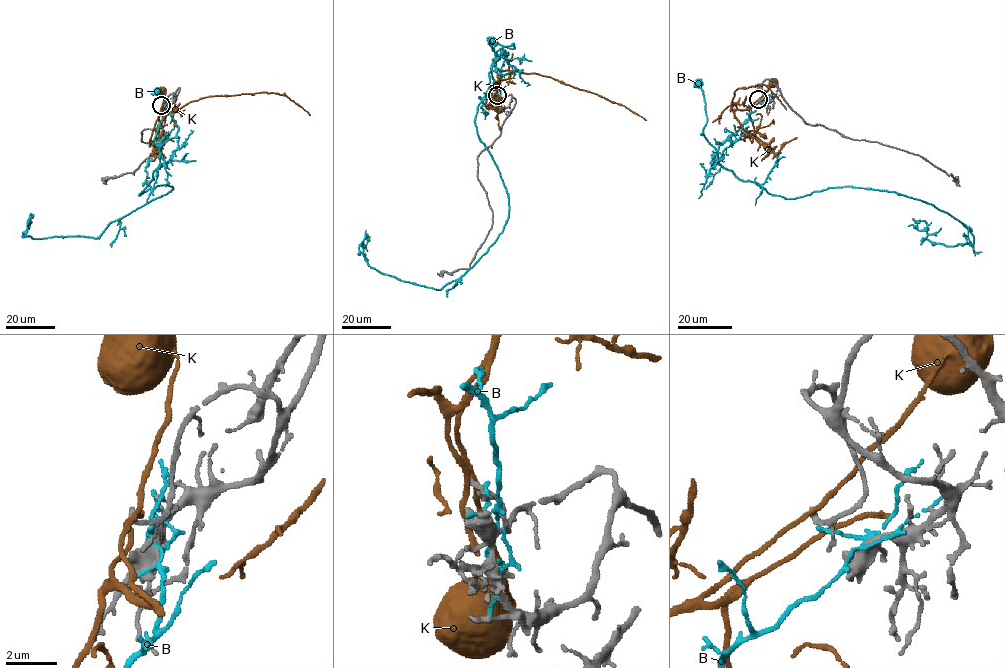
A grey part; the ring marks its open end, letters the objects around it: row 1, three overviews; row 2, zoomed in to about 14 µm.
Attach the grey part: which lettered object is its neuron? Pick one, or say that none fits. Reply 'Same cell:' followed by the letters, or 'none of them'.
Same cell: none of them

